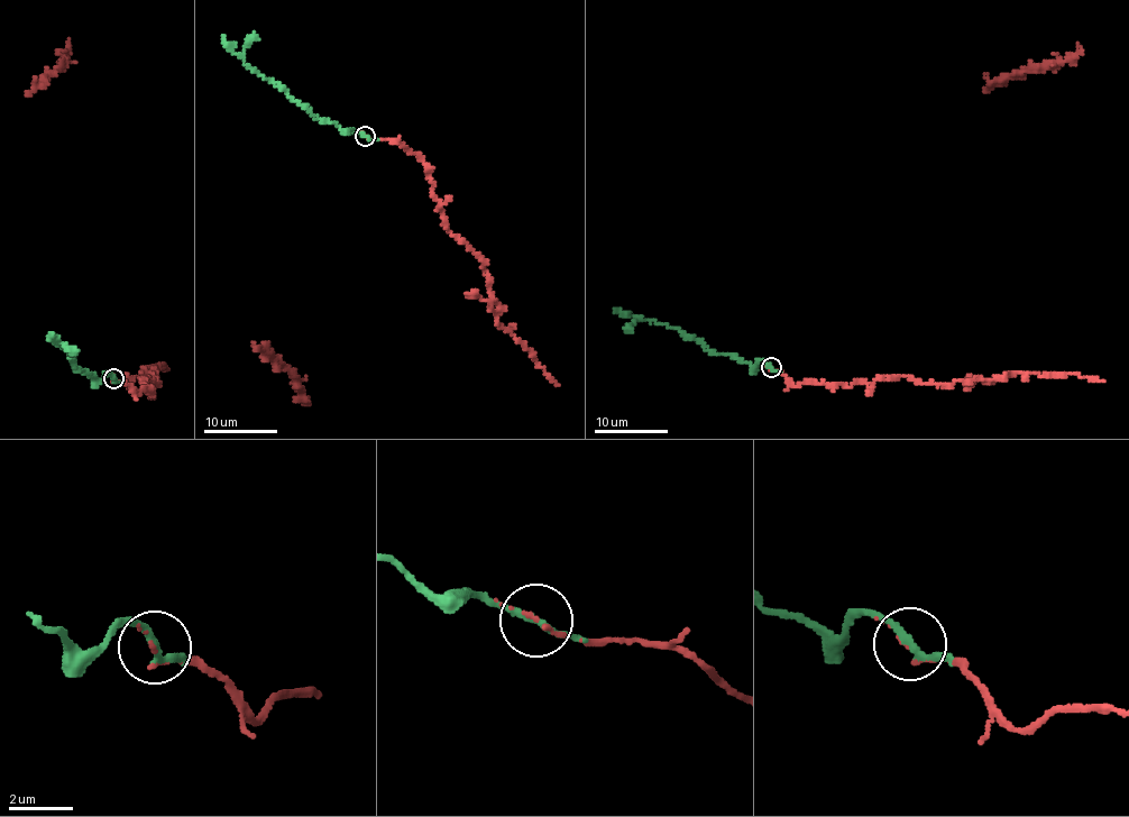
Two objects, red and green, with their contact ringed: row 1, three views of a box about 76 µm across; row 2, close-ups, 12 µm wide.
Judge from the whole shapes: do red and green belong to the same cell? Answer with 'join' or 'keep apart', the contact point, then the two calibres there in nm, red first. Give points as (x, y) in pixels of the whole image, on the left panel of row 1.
join; at (113, 378); 100 nm thick on the red side, 220 nm on the other

